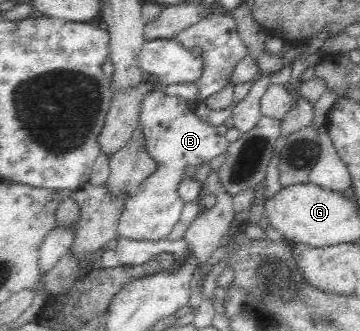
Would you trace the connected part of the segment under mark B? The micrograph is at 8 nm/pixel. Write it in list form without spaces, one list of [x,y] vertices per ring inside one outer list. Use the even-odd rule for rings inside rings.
[[[151,86],[151,89],[141,98],[141,108],[139,108],[139,122],[137,127],[141,127],[143,137],[145,137],[145,149],[147,153],[155,159],[157,168],[155,172],[148,176],[137,188],[135,194],[124,202],[123,212],[117,226],[118,236],[137,241],[158,241],[163,240],[175,225],[179,222],[181,210],[186,203],[179,194],[180,182],[186,177],[185,169],[200,167],[203,163],[209,163],[215,157],[226,154],[229,141],[225,135],[217,133],[217,126],[213,126],[206,119],[197,115],[195,107],[189,106],[188,102],[176,96],[169,96],[159,90],[158,86]]]

